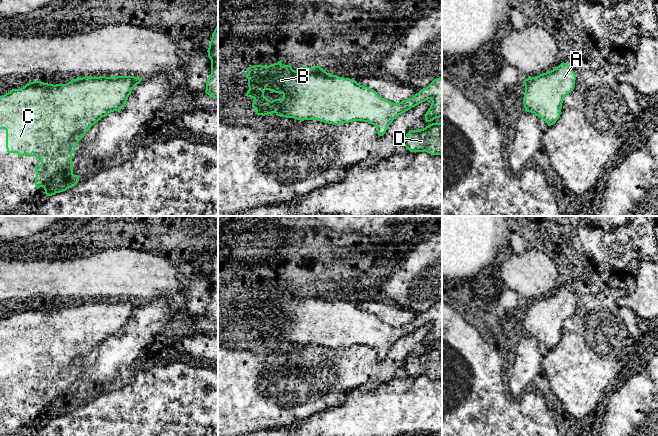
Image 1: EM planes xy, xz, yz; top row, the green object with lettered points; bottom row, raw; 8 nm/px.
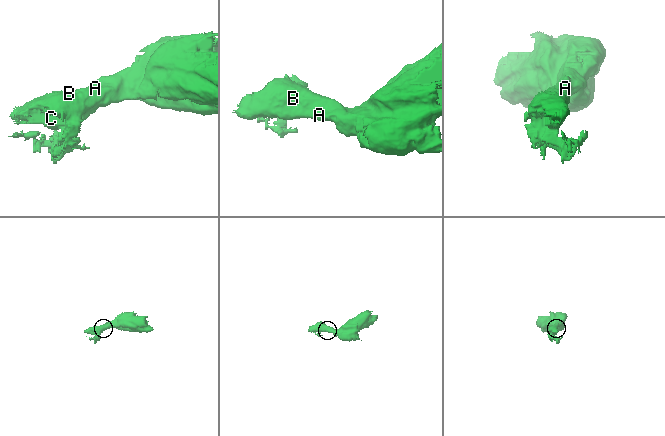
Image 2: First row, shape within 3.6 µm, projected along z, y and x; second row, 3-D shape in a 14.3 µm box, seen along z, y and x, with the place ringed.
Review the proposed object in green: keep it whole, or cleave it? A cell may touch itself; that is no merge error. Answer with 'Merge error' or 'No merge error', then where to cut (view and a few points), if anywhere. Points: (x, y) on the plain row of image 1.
No merge error. No split

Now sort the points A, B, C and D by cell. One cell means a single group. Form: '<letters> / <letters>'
A B C D

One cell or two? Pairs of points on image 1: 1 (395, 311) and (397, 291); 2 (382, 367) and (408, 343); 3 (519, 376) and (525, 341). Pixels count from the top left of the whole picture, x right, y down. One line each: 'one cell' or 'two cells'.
1: two cells
2: one cell
3: one cell

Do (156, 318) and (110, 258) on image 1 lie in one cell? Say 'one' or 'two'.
two

